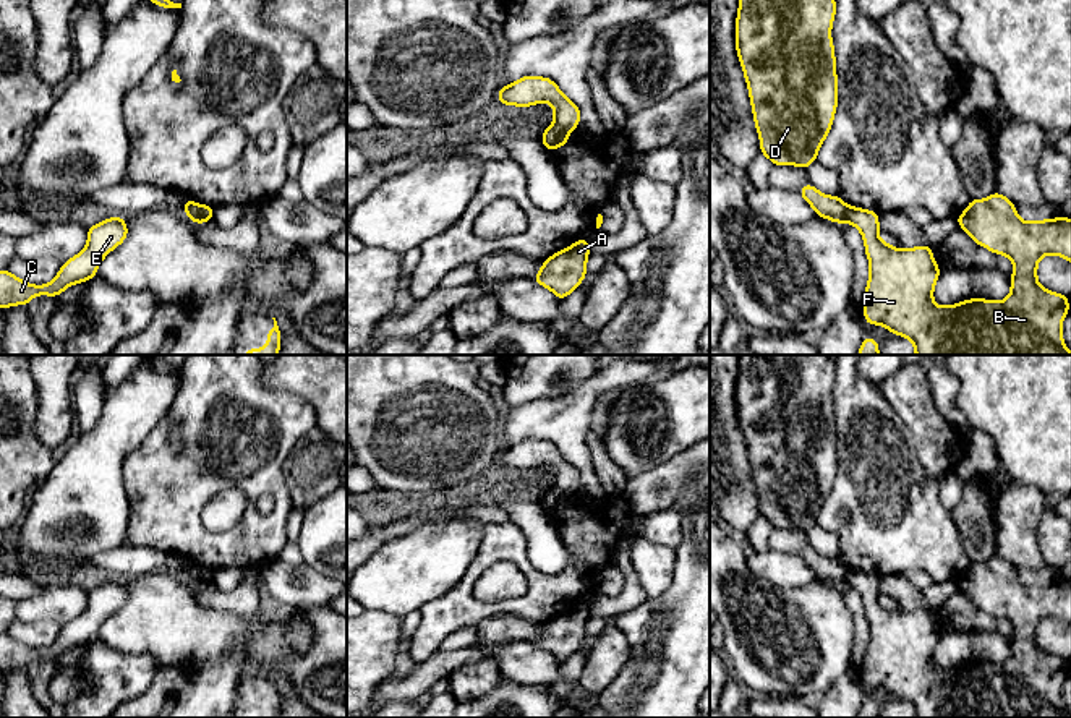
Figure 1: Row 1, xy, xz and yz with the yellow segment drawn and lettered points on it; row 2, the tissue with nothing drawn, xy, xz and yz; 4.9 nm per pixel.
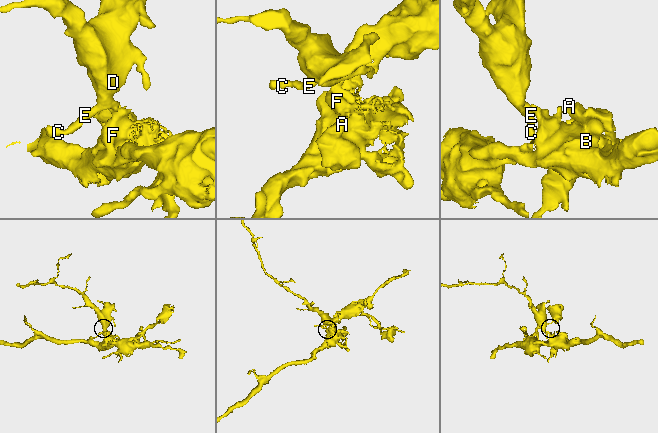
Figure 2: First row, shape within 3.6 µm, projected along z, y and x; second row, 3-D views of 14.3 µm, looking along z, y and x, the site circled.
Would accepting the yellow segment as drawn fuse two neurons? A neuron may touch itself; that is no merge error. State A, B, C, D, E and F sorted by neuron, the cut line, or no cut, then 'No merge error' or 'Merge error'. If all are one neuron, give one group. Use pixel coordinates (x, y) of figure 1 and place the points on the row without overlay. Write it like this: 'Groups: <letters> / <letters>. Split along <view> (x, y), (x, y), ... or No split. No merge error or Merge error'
Groups: A B F / C D E. Split along yz (848, 569), (843, 584). Merge error

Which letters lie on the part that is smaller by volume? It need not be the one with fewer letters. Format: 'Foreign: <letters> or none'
Foreign: C, D, E

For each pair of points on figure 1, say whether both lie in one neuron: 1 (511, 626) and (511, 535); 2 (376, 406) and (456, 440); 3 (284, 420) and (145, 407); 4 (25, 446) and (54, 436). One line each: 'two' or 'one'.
1: two
2: one
3: two
4: two

